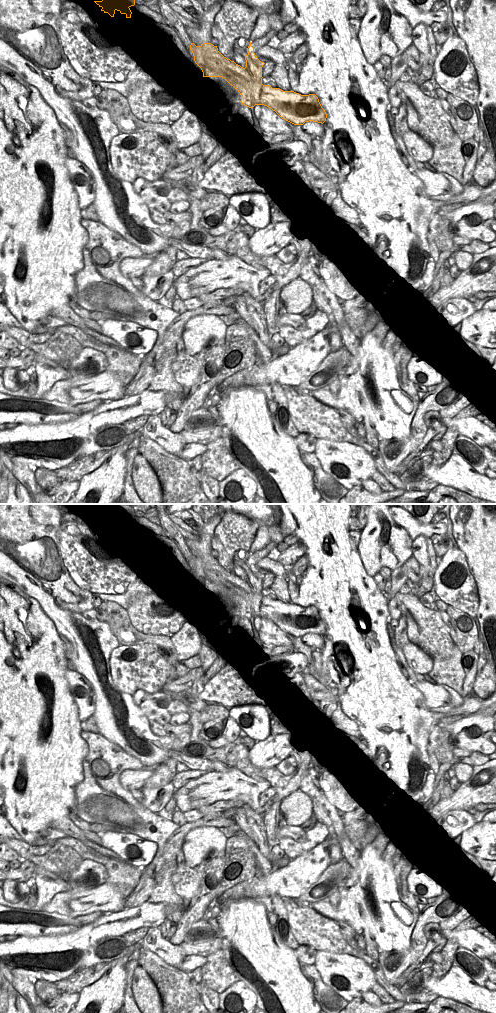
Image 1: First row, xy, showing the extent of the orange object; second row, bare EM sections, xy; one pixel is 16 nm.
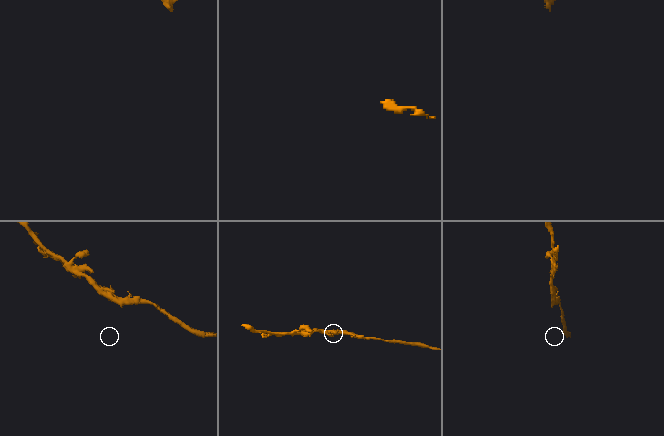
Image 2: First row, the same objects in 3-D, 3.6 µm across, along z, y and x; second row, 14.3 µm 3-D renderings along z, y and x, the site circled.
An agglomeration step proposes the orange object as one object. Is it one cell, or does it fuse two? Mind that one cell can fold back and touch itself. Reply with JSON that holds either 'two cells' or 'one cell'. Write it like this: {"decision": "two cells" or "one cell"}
{"decision": "one cell"}

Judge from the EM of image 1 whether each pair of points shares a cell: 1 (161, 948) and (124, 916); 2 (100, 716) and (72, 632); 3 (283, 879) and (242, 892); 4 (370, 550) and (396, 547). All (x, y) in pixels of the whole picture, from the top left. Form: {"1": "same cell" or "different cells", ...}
{"1": "different cells", "2": "same cell", "3": "same cell", "4": "same cell"}

